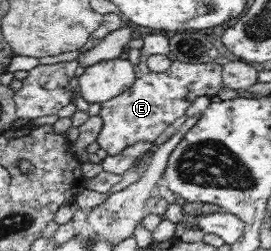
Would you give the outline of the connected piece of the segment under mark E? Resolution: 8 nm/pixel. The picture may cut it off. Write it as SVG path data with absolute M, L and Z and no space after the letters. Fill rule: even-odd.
M149 34L143 39L139 50L139 61L134 64L134 83L120 95L100 104L98 116L102 118L102 129L96 137L100 149L108 156L117 156L126 148L140 142L152 142L172 125L178 117L185 115L188 106L197 97L208 96L216 99L216 93L222 89L223 66L215 63L184 63L172 53L169 38L162 34ZM150 55L166 55L172 65L163 73L151 71L146 64Z

